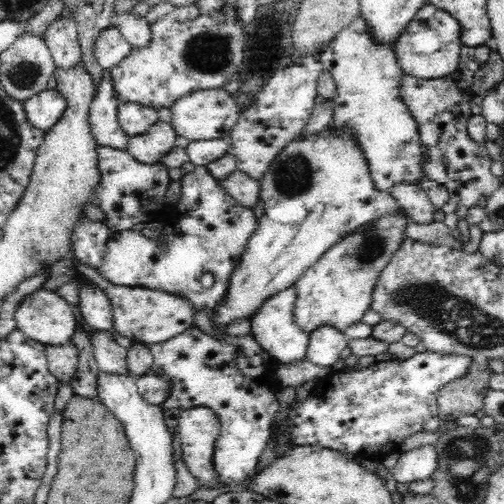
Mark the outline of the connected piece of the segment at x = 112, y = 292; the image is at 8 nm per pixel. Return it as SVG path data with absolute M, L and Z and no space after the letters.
M72 252L70 257L75 265L75 270L84 274L88 280L102 288L108 295L113 312L113 332L115 334L126 336L132 343L140 342L149 346L166 342L166 340L170 340L187 328L194 326L193 317L196 312L185 298L168 294L163 290L115 286L102 278L96 269L78 261L74 255L72 256Z

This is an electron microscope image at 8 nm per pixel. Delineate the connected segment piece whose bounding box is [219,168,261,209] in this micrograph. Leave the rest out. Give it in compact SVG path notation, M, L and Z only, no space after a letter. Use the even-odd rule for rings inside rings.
M236 169L225 179L219 180L219 185L242 206L252 209L260 200L260 181Z

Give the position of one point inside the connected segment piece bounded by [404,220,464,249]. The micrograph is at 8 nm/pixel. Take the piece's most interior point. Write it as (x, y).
(436, 233)

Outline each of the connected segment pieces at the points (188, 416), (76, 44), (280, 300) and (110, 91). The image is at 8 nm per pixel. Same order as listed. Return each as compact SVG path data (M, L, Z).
M192 407L183 410L177 419L177 432L181 440L182 458L188 468L188 472L194 476L199 488L222 488L225 485L220 483L218 473L214 472L212 463L212 452L214 444L221 431L220 417L208 407Z
M57 17L44 36L57 70L68 70L82 64L82 48L77 23L72 18Z
M295 285L286 290L274 293L267 298L260 308L251 316L251 332L258 344L270 356L276 359L278 364L290 364L301 361L307 353L309 334L296 325L294 321L294 304L296 302L297 289Z
M108 70L102 72L102 82L95 88L91 102L89 121L93 138L99 146L127 150L128 136L122 130L117 117L120 102L112 85Z

